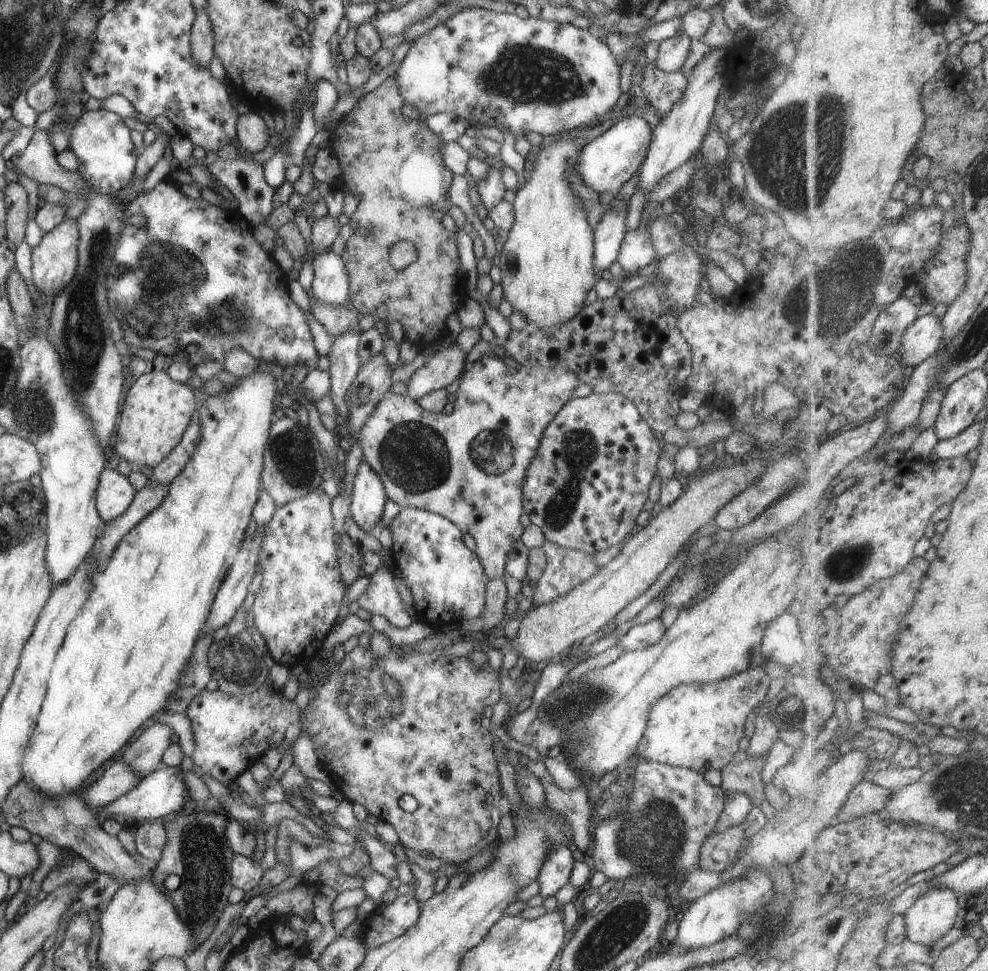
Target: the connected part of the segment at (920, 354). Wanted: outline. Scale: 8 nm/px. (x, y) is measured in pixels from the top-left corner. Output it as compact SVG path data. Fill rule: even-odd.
M930 313L919 317L903 334L903 344L898 358L904 366L915 369L943 350L943 334L945 334L945 328L943 328L942 319L938 320Z

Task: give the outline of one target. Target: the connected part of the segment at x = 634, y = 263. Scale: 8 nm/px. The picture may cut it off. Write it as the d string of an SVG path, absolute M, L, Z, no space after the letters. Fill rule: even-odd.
M644 227L633 228L625 233L618 249L616 262L624 275L635 273L653 261L650 235Z

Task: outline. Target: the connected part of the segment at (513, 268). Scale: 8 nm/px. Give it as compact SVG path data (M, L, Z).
M569 134L551 142L547 147L540 147L535 153L533 162L526 168L523 186L515 190L513 199L513 224L509 228L503 249L499 252L497 267L501 270L502 298L519 312L526 322L533 322L538 328L561 327L563 322L571 320L582 305L586 294L594 288L593 276L593 230L587 223L583 212L583 197L574 196L568 187L566 173L575 169L577 156L581 152L583 136Z

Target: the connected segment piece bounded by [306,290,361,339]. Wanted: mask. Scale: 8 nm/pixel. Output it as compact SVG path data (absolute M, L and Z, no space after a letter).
M307 290L309 304L311 305L311 314L325 328L330 338L337 338L343 332L357 332L361 330L358 326L359 314L355 311L344 308L344 306L333 306L333 304L321 304L311 296L310 290Z

